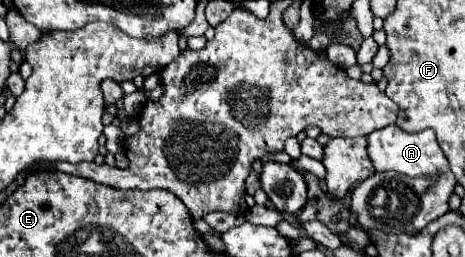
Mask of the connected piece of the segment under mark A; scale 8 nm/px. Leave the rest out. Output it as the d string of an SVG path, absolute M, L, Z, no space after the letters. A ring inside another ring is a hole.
M397 124L385 126L381 130L375 130L367 136L367 152L373 162L375 172L399 172L407 176L435 176L445 170L449 170L447 158L443 150L437 144L435 132L433 130L423 130L423 132L405 132Z

